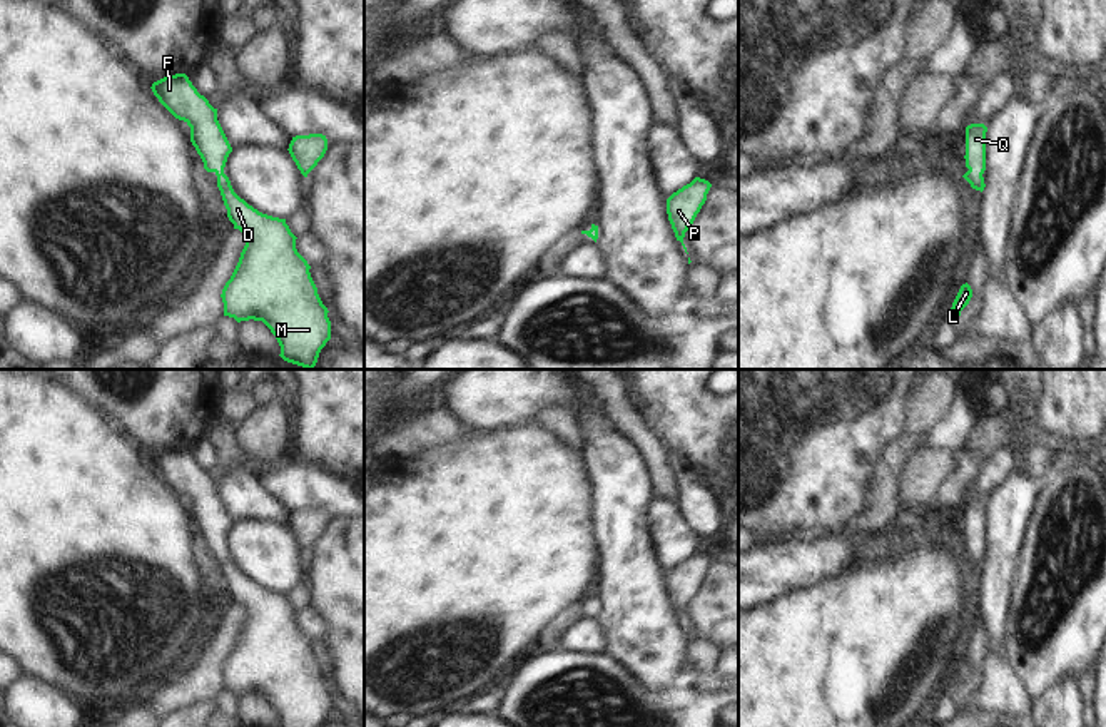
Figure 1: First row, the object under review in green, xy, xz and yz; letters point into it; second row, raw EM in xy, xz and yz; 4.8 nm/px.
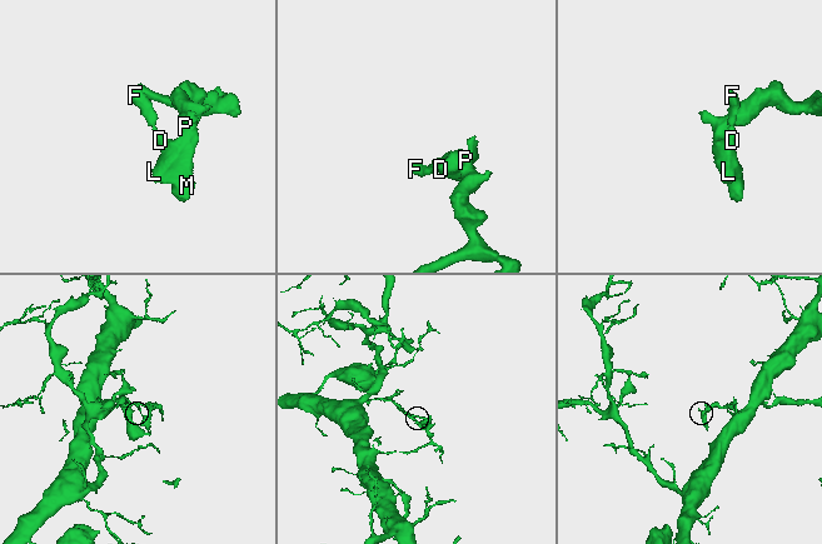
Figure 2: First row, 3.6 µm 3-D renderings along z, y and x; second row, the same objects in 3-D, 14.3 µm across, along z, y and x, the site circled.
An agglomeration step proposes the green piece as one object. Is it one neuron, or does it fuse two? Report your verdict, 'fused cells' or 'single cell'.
single cell

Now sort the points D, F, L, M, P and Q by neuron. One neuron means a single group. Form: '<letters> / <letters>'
D F L M P Q

